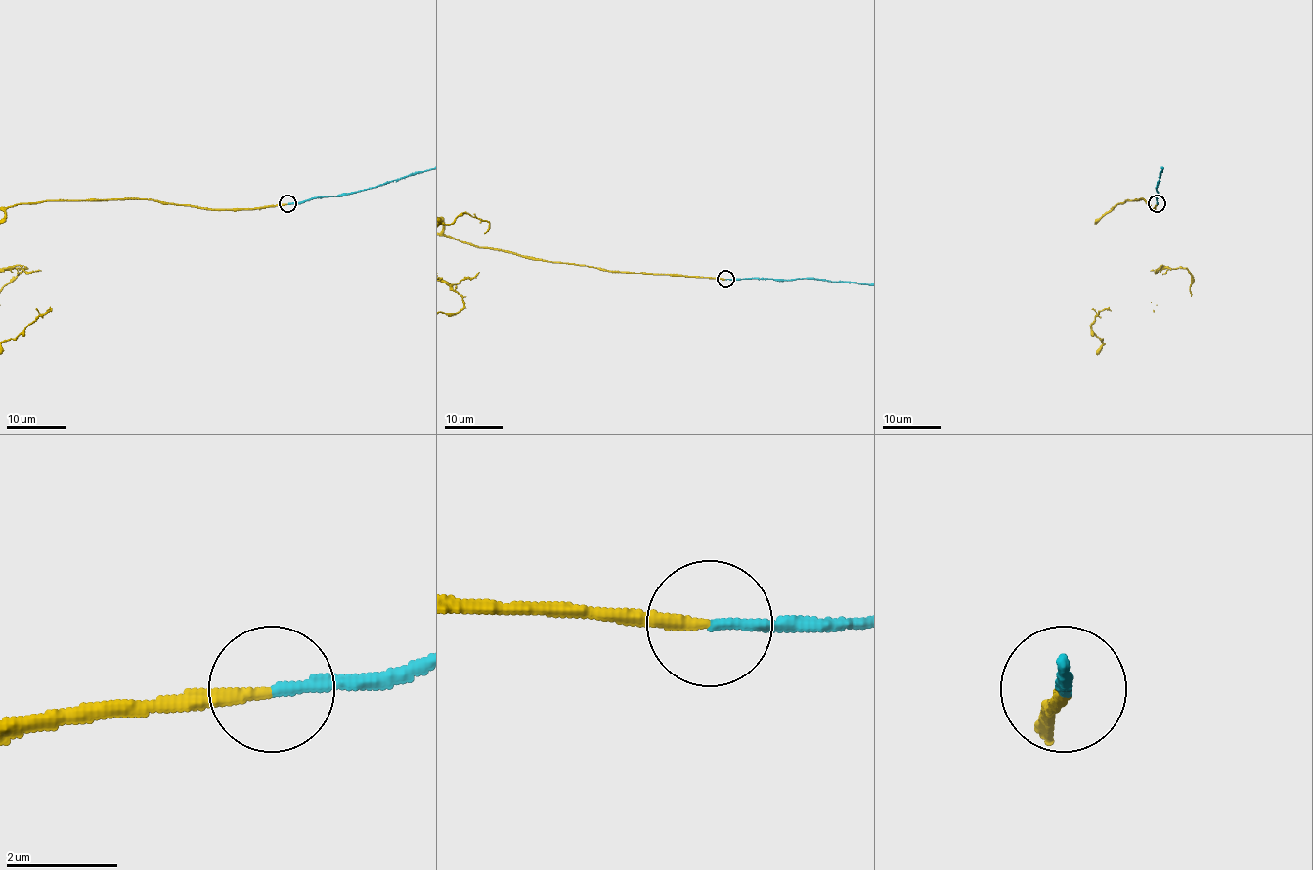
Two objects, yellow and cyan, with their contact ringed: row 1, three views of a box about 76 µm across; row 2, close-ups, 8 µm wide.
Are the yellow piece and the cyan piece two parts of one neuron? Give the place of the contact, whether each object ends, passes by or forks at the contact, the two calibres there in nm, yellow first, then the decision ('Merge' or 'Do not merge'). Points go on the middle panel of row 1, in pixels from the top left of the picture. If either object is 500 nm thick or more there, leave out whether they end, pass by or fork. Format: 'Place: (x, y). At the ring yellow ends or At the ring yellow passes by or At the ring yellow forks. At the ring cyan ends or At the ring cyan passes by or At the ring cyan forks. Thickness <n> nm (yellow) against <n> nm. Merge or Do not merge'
Place: (725, 279). At the ring yellow ends. At the ring cyan ends. Thickness 220 nm (yellow) against 170 nm. Merge

